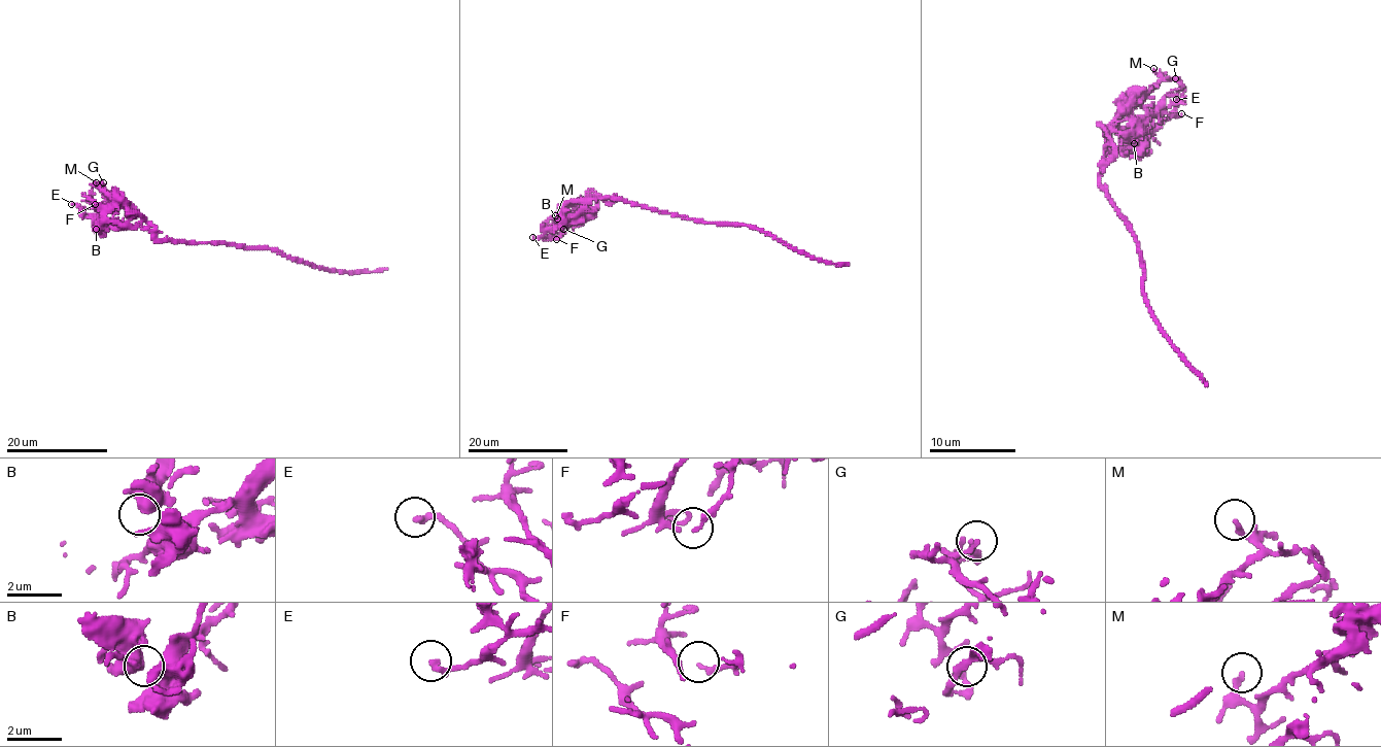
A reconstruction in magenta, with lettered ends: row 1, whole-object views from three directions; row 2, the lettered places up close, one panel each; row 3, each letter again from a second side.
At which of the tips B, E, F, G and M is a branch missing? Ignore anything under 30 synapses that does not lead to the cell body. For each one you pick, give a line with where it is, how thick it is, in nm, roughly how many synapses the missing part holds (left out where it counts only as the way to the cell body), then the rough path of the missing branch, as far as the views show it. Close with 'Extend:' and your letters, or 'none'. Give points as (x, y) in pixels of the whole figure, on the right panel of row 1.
Extend: none

